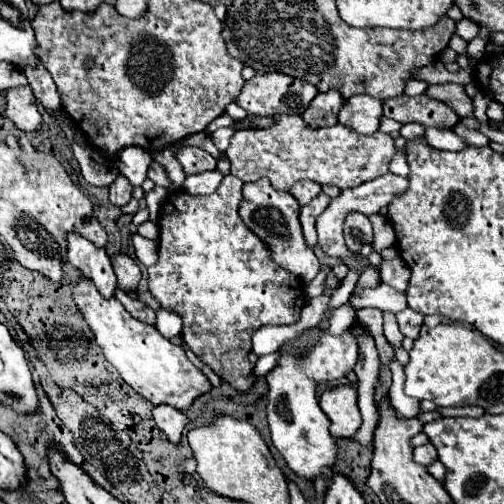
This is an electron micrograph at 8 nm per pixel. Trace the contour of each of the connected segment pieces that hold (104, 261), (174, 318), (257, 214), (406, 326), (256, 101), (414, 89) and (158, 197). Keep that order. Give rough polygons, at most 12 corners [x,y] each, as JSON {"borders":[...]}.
{"borders":[[[67,234],[67,260],[105,298],[117,280],[105,248]],[[159,306],[155,328],[165,338],[181,334],[177,312]],[[267,178],[247,182],[239,216],[271,260],[309,282],[319,260],[299,204]],[[407,308],[397,314],[399,330],[419,338],[423,314]],[[255,74],[235,104],[255,116],[303,114],[317,92],[287,74]],[[412,79],[407,82],[404,93],[417,96],[425,93],[429,84]],[[163,186],[147,192],[149,220],[157,224],[159,206],[167,196]]]}

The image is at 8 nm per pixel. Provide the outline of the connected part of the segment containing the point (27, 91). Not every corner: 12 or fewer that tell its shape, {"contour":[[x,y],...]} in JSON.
{"contour":[[29,86],[7,90],[5,114],[19,130],[41,126]]}

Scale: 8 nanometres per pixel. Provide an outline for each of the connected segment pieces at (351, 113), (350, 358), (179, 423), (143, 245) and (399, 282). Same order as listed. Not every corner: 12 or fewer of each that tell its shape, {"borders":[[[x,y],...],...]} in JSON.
{"borders":[[[343,100],[337,120],[359,134],[379,130],[381,100]],[[353,328],[305,356],[281,352],[267,372],[271,440],[289,468],[315,480],[335,462],[317,386],[359,358]],[[173,406],[153,408],[159,430],[179,444],[189,422]],[[133,236],[135,256],[143,266],[155,264],[157,240]],[[401,258],[383,260],[381,280],[399,292],[409,290],[409,268]]]}

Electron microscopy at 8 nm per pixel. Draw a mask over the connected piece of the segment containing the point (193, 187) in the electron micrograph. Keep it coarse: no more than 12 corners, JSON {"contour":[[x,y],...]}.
{"contour":[[219,170],[187,176],[189,194],[211,194],[223,180]]}

